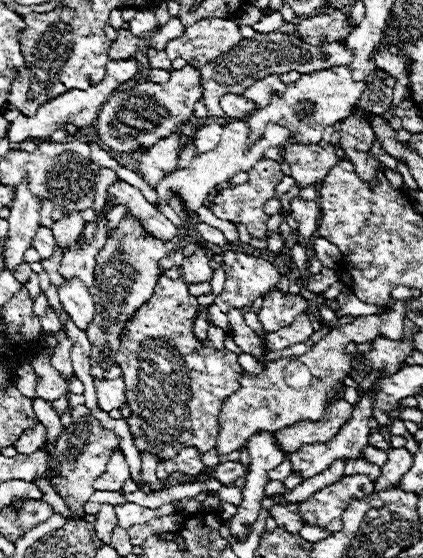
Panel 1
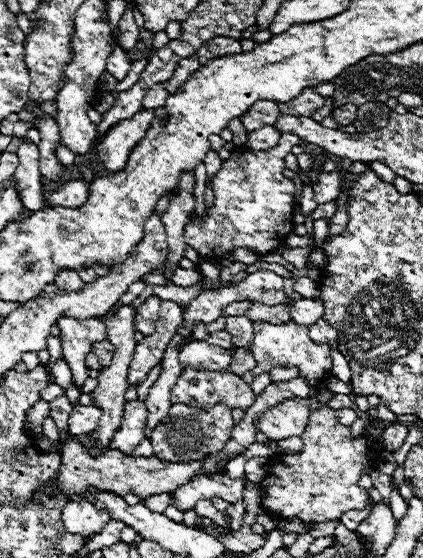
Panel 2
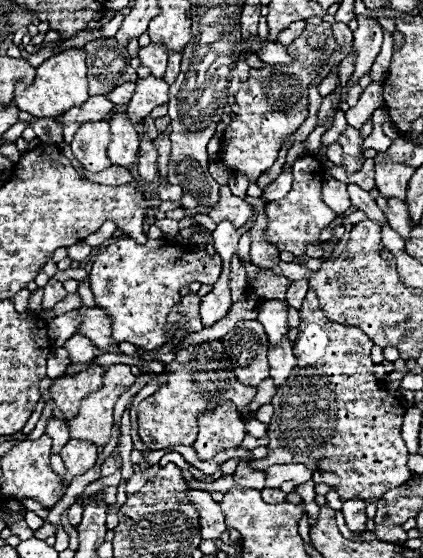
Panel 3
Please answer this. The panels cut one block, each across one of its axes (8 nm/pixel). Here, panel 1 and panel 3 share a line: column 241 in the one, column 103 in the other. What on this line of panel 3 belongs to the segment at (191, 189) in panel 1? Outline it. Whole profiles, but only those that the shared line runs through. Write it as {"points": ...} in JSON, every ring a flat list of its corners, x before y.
{"points":[[100,120,100,122,84,122,74,134,70,148,78,158,78,162,88,172,96,174,112,166,106,152,108,144,110,144,110,124,106,120]]}

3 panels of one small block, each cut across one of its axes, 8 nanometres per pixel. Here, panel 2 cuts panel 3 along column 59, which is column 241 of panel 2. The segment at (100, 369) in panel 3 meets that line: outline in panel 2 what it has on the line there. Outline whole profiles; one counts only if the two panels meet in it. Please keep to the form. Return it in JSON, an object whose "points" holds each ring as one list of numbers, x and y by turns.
{"points":[[188,368,180,374,180,380,172,388,172,404,176,402,198,408,224,402,230,408,240,406,246,410,254,402,254,394,240,376,228,370,198,372]]}

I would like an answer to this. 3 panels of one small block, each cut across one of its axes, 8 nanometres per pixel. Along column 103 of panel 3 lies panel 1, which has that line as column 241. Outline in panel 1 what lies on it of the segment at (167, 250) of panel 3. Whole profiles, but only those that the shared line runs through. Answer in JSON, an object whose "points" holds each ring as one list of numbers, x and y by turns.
{"points":[[224,252,222,254,222,268,226,272,226,284,220,296,214,298,214,302,208,306,208,320,210,324,220,326,222,330,228,330,228,310,230,308,244,308,246,304,252,304,258,296,268,294,270,290,276,288,278,280,280,280,280,272,266,260,256,258,256,256,248,256,244,252]]}

